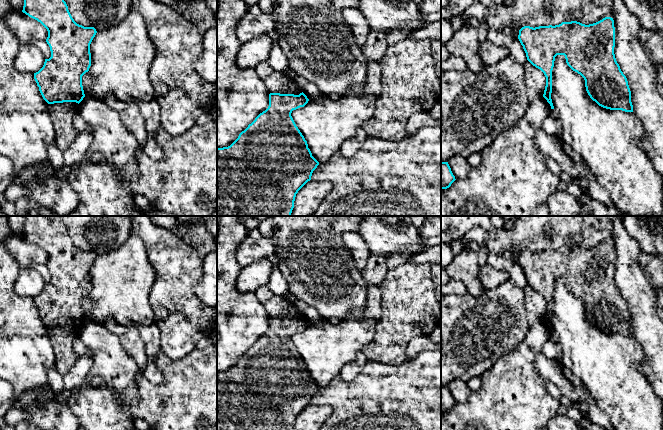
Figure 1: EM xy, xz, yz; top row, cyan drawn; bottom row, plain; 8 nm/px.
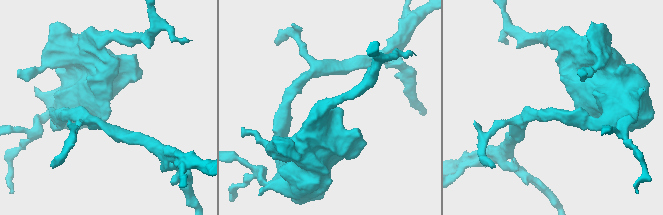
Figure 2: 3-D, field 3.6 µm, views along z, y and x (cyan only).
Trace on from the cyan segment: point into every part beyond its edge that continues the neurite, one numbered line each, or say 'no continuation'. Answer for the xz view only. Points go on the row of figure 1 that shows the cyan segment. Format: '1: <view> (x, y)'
no continuation

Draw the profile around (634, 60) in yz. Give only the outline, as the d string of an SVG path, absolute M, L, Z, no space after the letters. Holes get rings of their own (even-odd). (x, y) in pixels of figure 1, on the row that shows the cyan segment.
M624 0L613 1L613 20L615 58L628 81L633 113L643 126L643 137L639 141L639 146L647 152L655 169L663 176L663 96L657 89L656 63L638 37L642 29L638 17L628 9Z

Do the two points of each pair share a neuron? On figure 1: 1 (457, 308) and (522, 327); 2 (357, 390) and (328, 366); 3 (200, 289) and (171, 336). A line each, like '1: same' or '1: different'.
1: same
2: different
3: different

